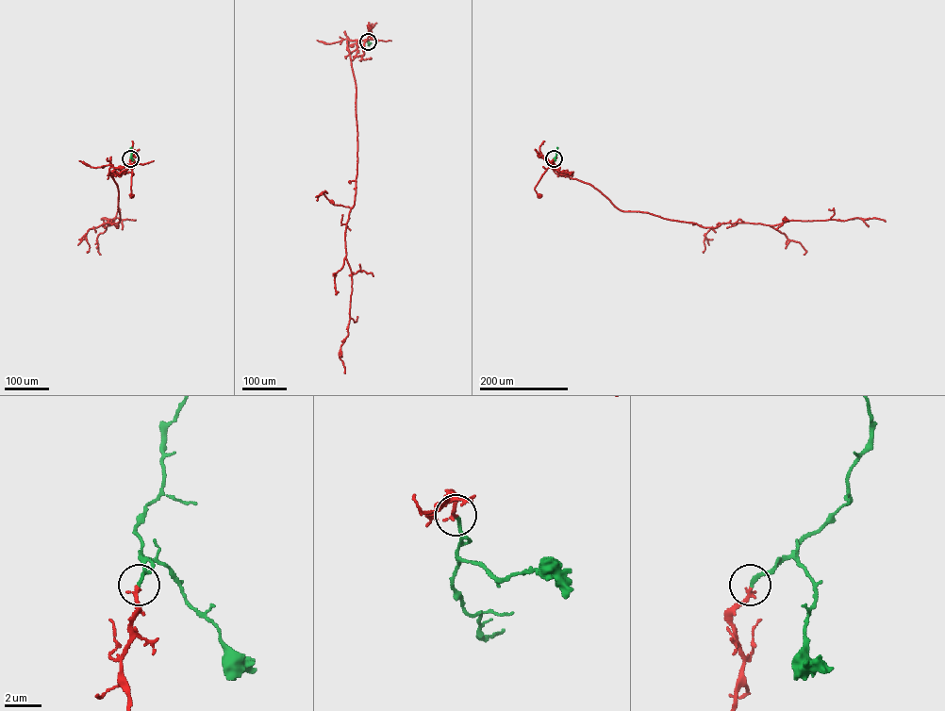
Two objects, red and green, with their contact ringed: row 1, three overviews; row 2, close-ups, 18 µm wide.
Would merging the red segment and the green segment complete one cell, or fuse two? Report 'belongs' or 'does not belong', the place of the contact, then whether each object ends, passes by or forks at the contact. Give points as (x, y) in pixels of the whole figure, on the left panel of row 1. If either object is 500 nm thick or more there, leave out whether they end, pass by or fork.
belongs; at (130, 158); red ends there; green ends there

